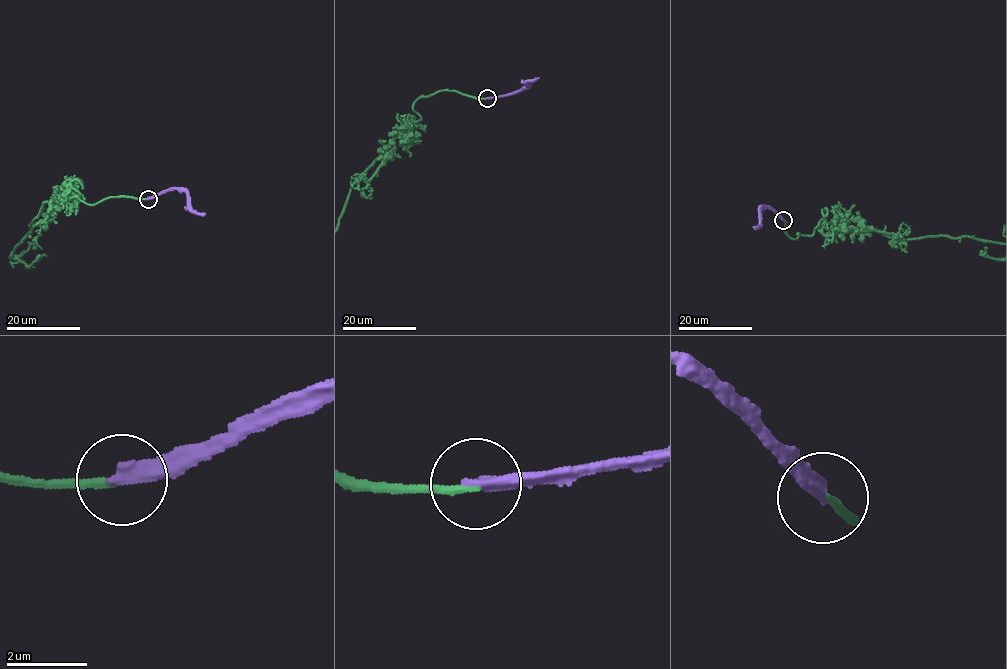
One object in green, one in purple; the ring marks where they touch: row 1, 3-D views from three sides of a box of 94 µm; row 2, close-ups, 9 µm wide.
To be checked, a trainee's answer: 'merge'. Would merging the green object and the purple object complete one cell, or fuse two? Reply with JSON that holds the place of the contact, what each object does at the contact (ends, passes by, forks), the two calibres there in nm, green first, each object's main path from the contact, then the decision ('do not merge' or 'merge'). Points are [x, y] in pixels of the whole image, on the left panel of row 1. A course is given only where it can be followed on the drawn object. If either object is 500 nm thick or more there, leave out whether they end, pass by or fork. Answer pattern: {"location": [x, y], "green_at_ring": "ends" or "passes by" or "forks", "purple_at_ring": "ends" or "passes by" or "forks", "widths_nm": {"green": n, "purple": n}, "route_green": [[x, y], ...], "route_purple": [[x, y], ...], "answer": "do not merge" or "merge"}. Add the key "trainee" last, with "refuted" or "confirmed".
{"location": [148, 199], "green_at_ring": "ends", "purple_at_ring": "ends", "widths_nm": {"green": 170, "purple": 380}, "route_purple": [[147, 199], [168, 190], [182, 189], [187, 195], [188, 205], [205, 214]], "answer": "do not merge", "trainee": "refuted"}

